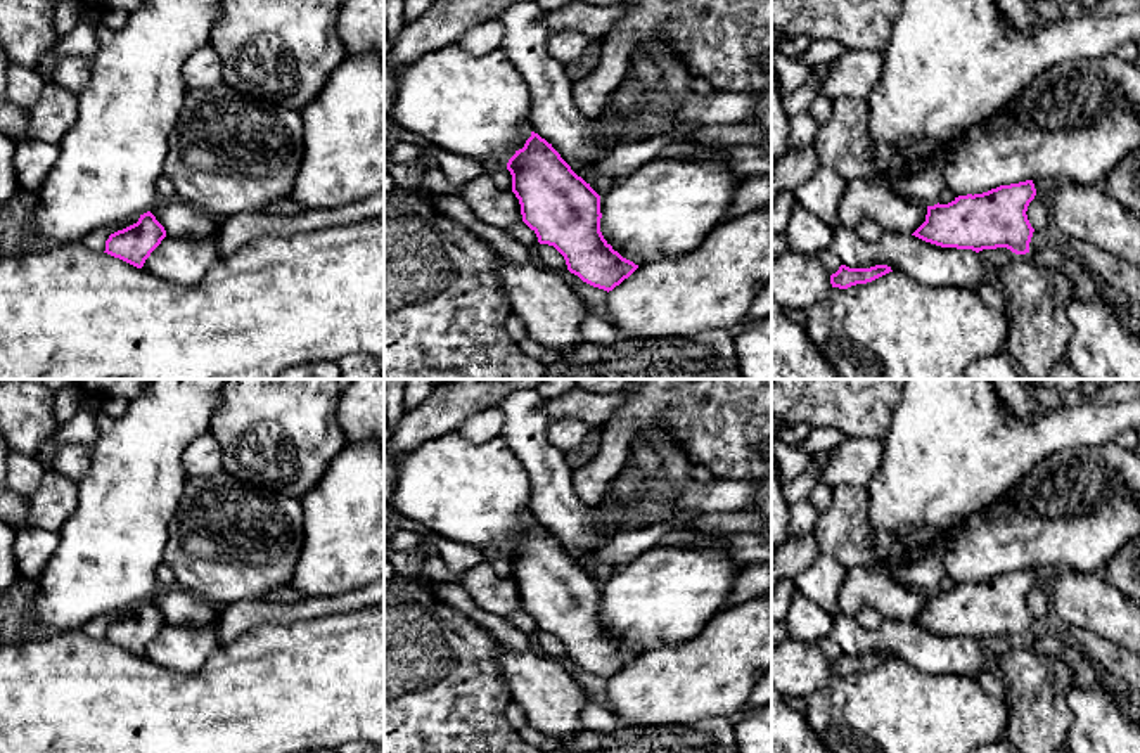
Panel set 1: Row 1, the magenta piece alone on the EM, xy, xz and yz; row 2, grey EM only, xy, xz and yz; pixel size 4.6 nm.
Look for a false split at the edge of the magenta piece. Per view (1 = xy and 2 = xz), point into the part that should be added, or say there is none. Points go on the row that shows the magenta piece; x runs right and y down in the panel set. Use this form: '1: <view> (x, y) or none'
1: none
2: none

